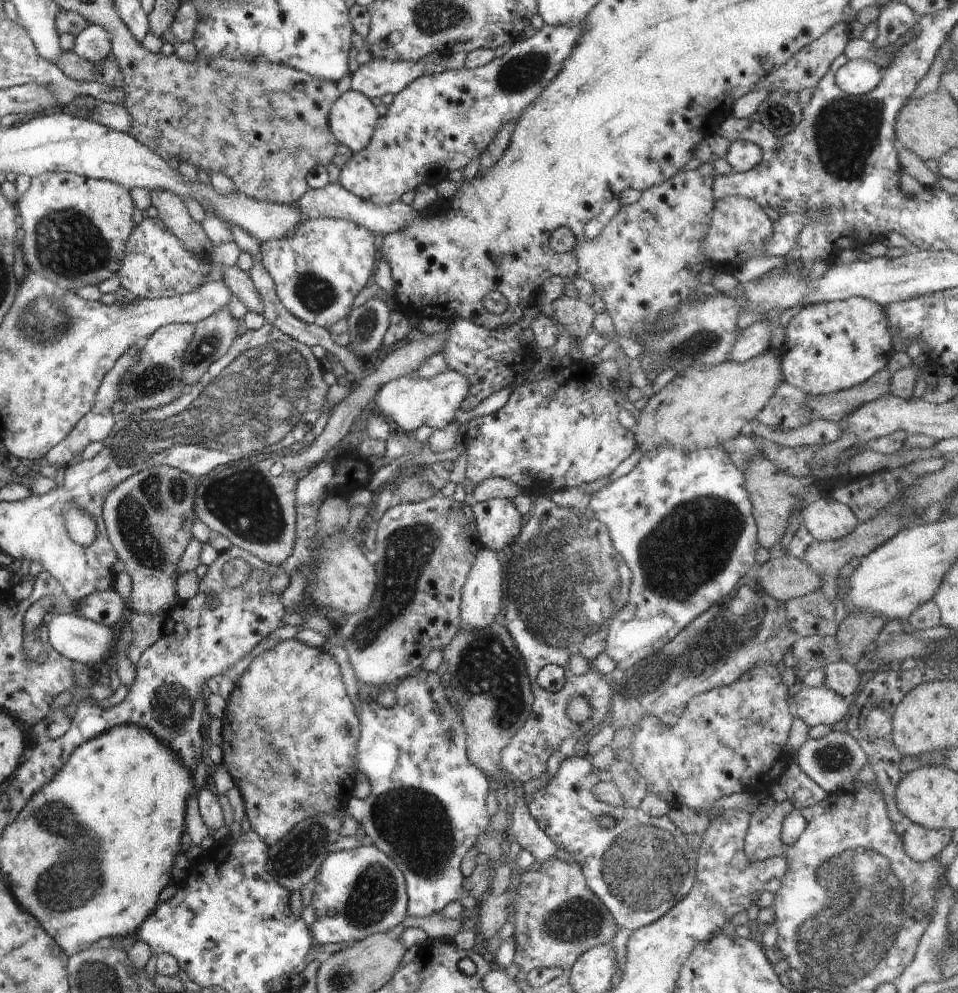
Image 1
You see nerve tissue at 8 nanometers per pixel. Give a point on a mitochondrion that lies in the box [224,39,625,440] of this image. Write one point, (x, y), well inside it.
(520, 74)

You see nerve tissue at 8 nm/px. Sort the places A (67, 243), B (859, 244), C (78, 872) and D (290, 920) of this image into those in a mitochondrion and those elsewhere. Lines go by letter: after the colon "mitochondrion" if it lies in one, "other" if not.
A: mitochondrion
B: other
C: mitochondrion
D: other

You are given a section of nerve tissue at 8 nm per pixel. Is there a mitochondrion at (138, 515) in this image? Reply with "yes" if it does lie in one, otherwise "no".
yes

